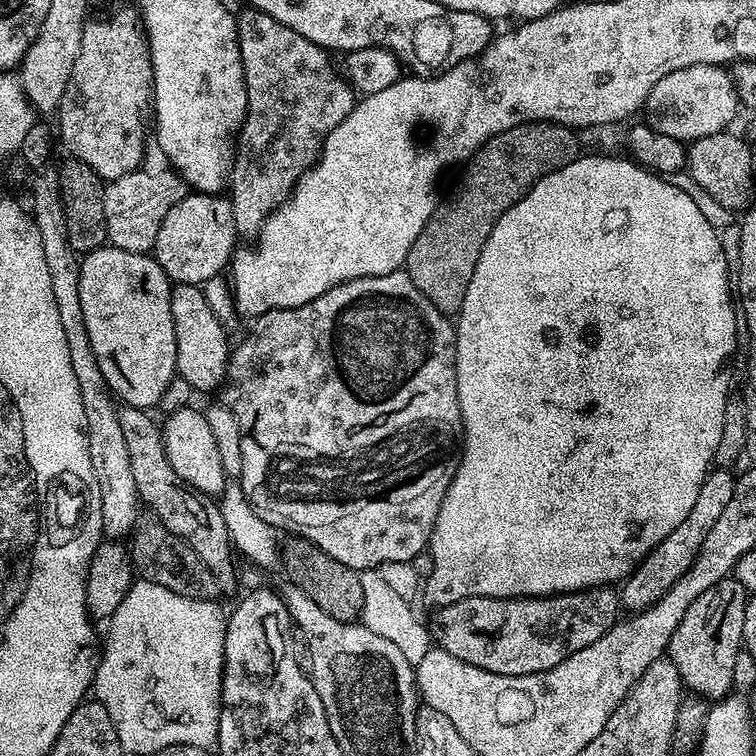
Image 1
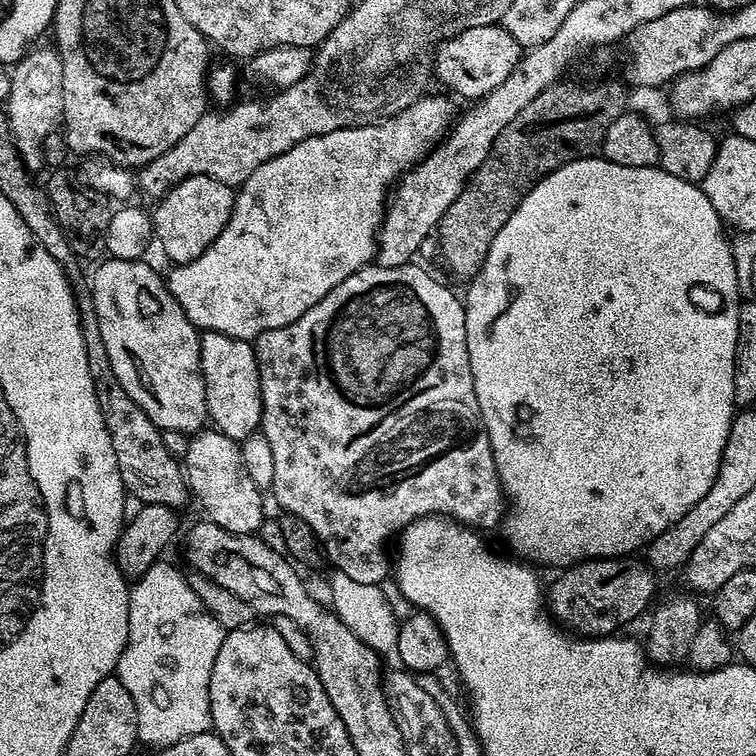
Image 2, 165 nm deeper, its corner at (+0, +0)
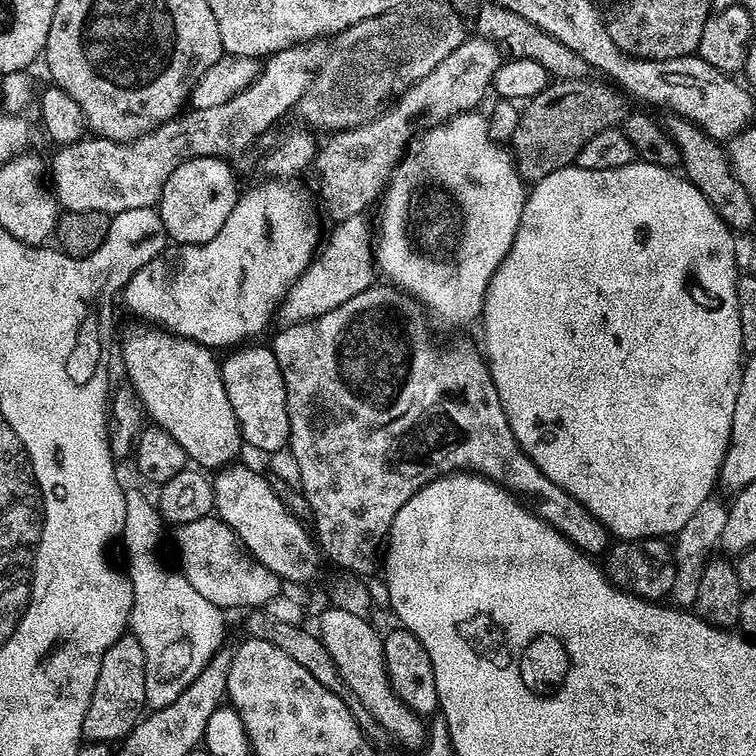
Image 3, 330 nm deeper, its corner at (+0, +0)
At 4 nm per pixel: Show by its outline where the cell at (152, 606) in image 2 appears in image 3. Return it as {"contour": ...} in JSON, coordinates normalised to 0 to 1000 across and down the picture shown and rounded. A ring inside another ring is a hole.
{"contour":[[[165,649],[167,690],[161,705],[164,725],[169,729],[169,751],[167,761],[175,769],[175,819],[173,840],[183,844],[188,854],[188,865],[193,870],[193,923],[197,938],[209,938],[225,933],[259,897],[278,876],[287,861],[294,857],[296,847],[296,815],[292,806],[284,804],[251,770],[246,770],[242,757],[231,750],[221,751],[206,737],[206,724],[212,720],[212,675],[185,651]]]}

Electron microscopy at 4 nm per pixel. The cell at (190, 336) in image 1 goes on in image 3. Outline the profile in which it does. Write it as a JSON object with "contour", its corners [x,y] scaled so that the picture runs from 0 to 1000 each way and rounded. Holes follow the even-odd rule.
{"contour":[[[329,458],[313,462],[311,466],[303,467],[300,475],[296,474],[291,483],[291,493],[294,495],[294,505],[299,511],[299,526],[304,526],[304,537],[310,537],[310,553],[315,553],[315,563],[317,565],[317,581],[324,589],[328,587],[333,593],[340,593],[344,598],[358,601],[362,598],[374,598],[381,593],[381,581],[384,579],[384,548],[381,546],[381,532],[378,529],[378,505],[373,500],[373,489],[368,484],[368,474],[362,474],[358,459],[349,460],[328,460]]]}

